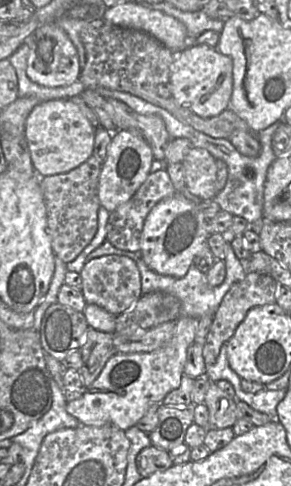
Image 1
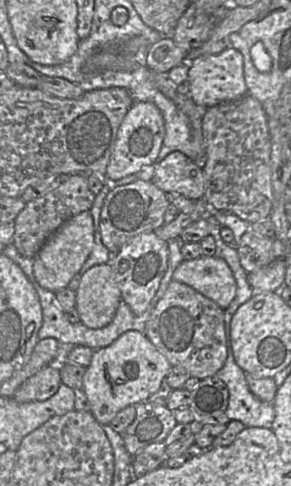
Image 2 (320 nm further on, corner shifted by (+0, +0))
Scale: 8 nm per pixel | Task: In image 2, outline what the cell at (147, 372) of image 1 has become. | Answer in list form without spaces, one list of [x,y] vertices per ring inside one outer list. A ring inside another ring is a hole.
[[[130,330],[107,347],[96,349],[83,377],[83,388],[90,412],[101,425],[108,425],[116,414],[129,405],[147,401],[156,393],[172,365],[144,334]]]

